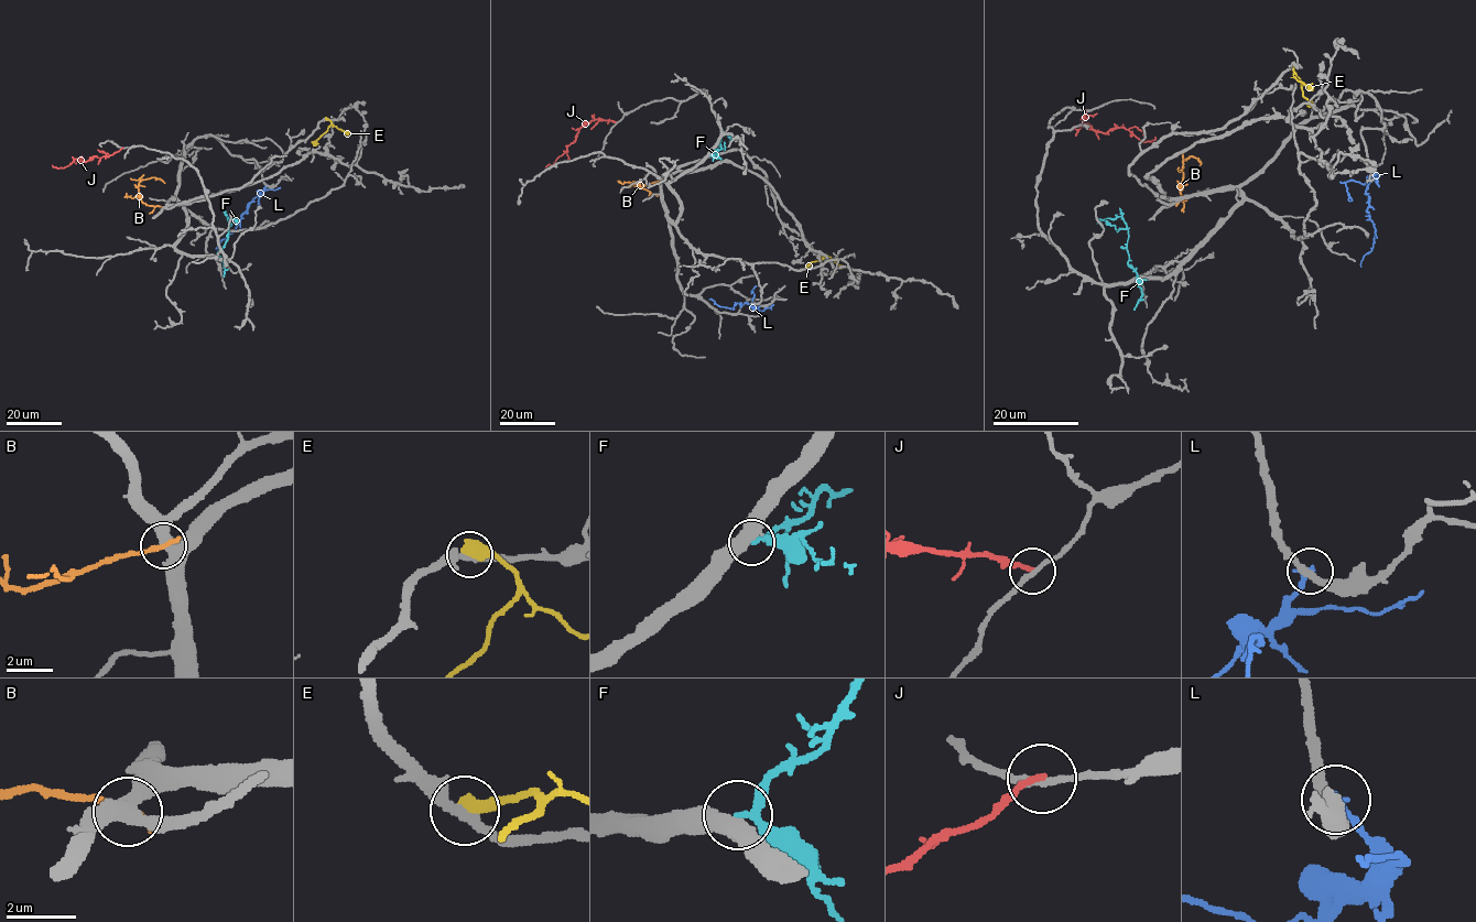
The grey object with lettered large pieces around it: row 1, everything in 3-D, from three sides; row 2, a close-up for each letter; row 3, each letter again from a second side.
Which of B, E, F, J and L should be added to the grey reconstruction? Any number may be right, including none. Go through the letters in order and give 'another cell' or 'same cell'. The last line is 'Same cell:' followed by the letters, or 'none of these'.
B: another cell
E: another cell
F: another cell
J: another cell
L: another cell
Same cell: none of these

